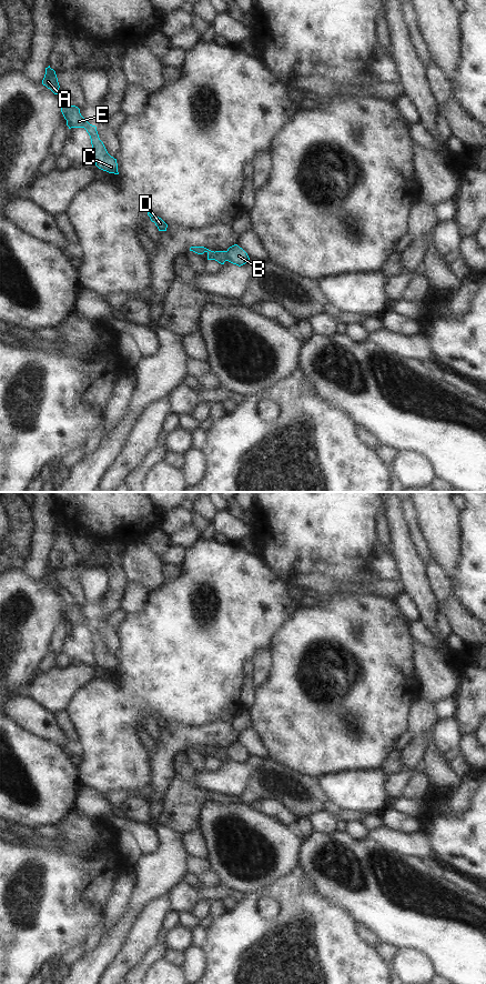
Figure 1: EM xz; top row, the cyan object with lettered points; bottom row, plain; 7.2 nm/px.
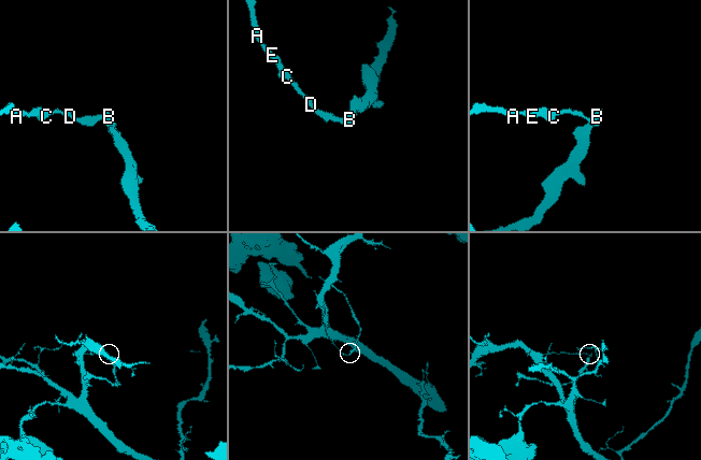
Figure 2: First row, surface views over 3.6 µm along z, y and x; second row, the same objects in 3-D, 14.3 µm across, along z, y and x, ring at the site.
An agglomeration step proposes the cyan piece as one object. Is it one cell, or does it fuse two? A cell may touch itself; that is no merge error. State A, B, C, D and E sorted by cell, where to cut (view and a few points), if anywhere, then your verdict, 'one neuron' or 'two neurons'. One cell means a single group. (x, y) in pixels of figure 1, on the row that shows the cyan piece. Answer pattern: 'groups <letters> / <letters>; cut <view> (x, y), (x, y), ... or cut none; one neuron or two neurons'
groups A C D E / B; cut xz (225, 251), (228, 260); two neurons

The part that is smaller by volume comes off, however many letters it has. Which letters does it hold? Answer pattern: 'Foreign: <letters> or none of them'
Foreign: B

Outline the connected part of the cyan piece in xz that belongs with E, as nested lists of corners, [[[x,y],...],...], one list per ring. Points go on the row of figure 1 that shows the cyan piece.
[[[61,103],[61,112],[67,120],[67,125],[71,128],[84,128],[90,135],[93,148],[93,159],[95,165],[109,173],[119,174],[117,159],[111,157],[103,142],[100,140],[97,127],[90,124],[80,113],[80,109],[75,106],[67,106]]]

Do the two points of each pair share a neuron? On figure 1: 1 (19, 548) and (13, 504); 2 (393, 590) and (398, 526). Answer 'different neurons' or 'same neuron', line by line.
1: same neuron
2: different neurons

